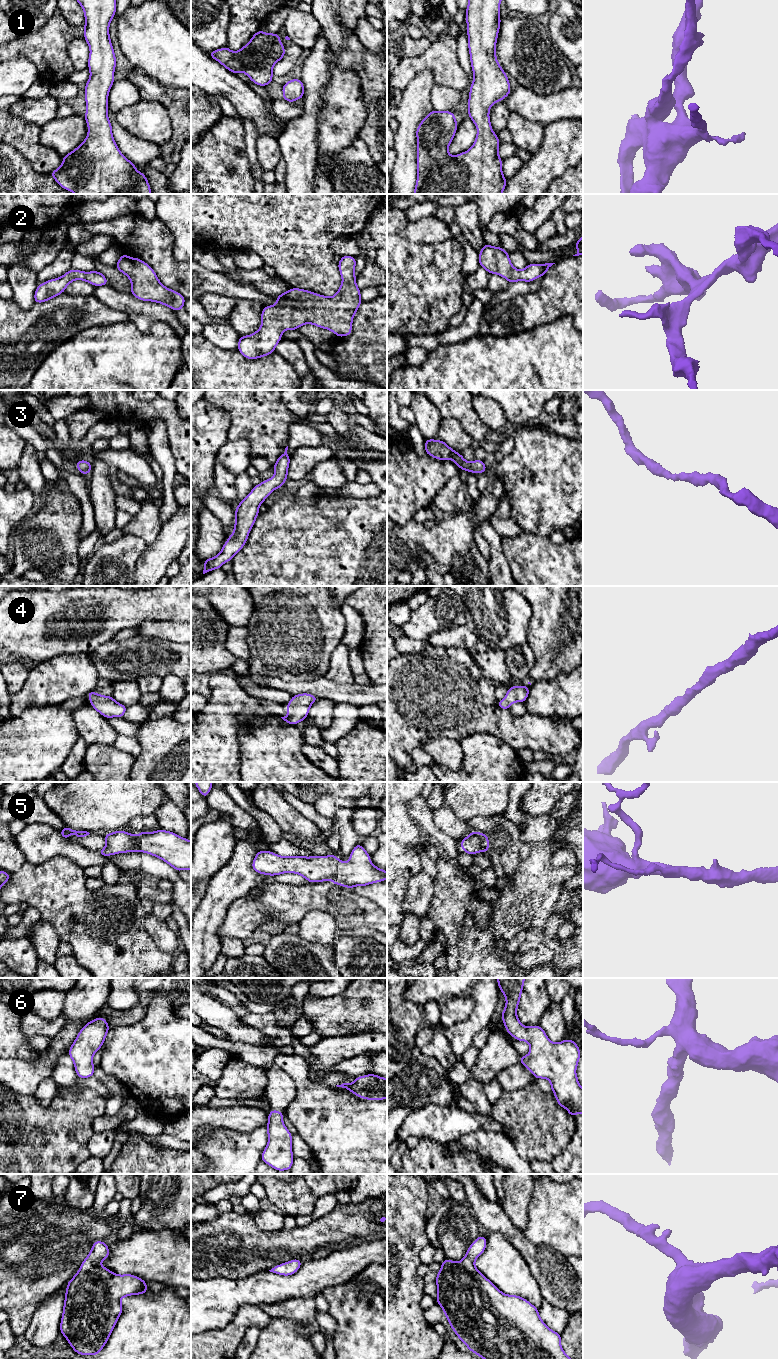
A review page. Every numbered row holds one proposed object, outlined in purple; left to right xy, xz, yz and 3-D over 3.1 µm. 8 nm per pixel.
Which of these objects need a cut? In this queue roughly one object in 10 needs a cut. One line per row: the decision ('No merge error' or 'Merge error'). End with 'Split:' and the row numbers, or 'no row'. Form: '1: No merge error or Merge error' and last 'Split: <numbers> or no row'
1: No merge error
2: No merge error
3: No merge error
4: No merge error
5: No merge error
6: No merge error
7: No merge error
Split: no row

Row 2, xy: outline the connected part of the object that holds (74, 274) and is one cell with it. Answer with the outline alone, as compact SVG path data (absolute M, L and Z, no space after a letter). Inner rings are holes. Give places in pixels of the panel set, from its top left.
M70 269L63 276L38 285L34 294L34 302L43 303L57 297L65 292L66 287L74 280L83 280L93 286L108 285L107 278L99 271L84 272Z

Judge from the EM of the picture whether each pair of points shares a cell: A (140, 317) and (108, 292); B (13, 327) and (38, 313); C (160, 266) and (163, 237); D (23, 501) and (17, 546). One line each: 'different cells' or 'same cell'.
A: same cell
B: same cell
C: same cell
D: different cells

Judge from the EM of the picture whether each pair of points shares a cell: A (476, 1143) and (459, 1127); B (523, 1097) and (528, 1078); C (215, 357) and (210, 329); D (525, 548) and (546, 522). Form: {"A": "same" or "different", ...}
{"A": "different", "B": "different", "C": "different", "D": "different"}

